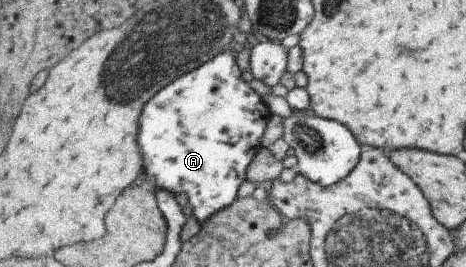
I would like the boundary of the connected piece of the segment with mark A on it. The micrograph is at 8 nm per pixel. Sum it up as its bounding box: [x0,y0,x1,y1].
[139,50,271,225]

